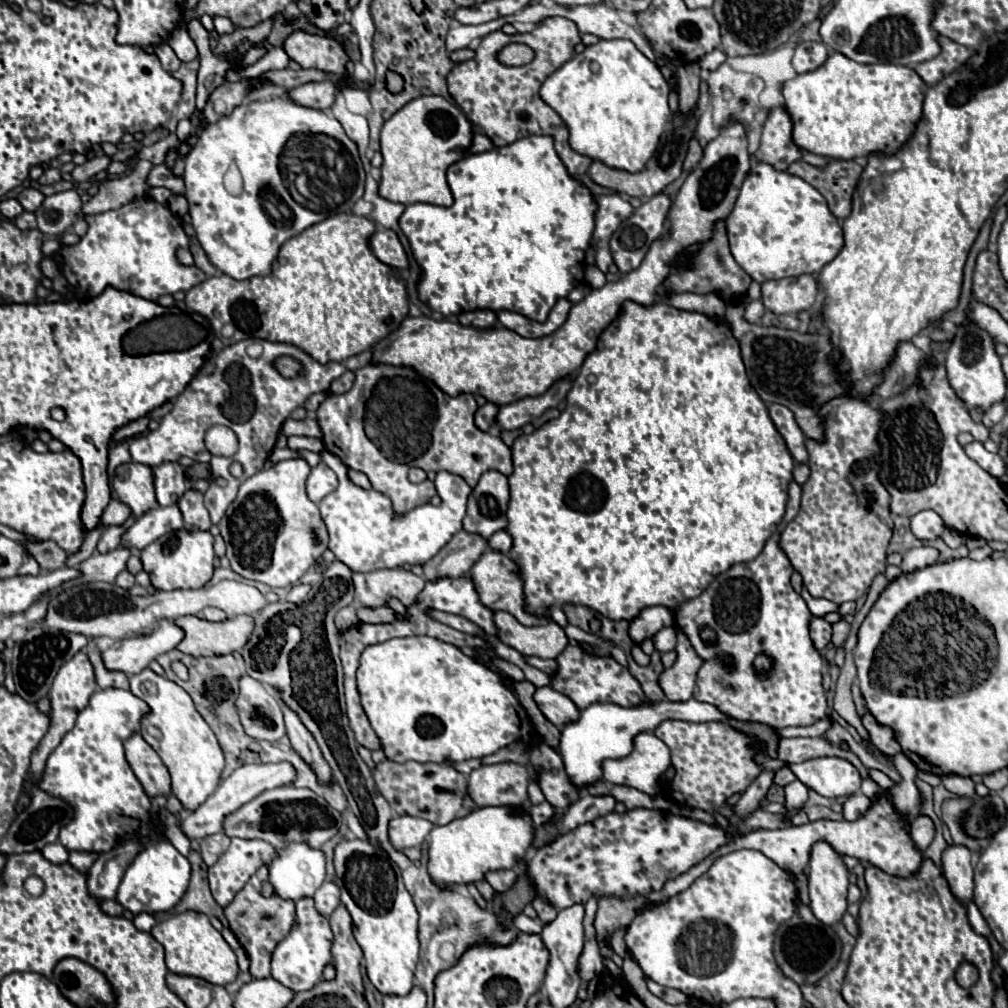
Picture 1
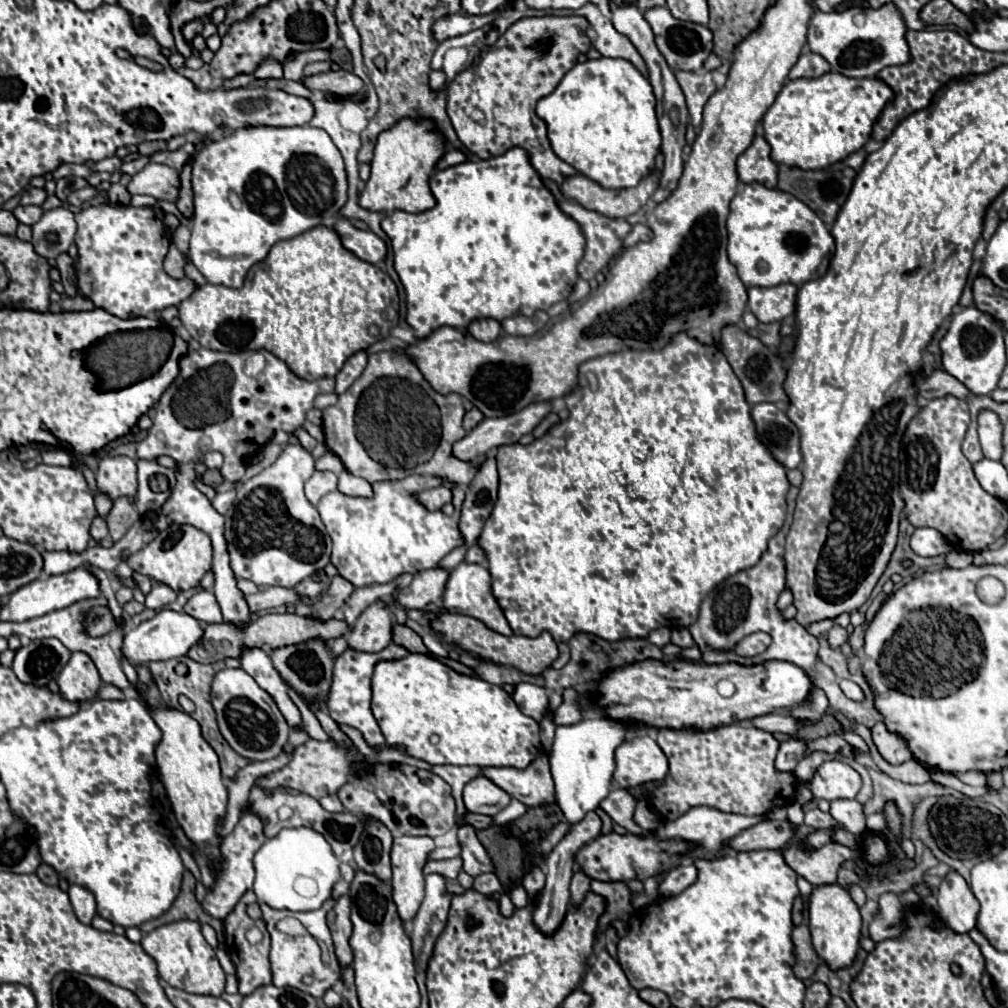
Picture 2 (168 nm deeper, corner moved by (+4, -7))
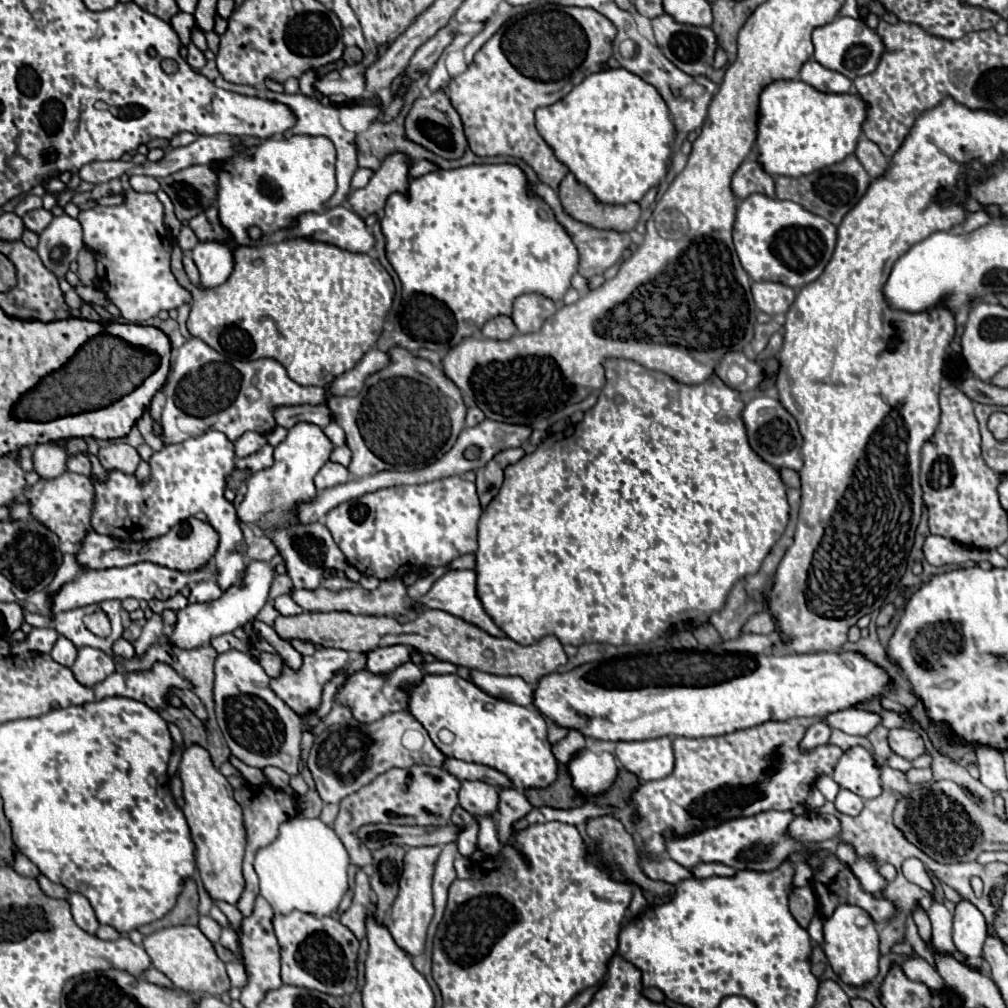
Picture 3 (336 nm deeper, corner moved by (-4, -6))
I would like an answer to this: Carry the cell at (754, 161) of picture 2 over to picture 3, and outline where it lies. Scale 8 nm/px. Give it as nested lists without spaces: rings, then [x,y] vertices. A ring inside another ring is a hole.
[[[746,160],[732,178],[732,192],[738,200],[748,198],[750,194],[764,194],[774,198],[774,178],[770,178],[770,174],[766,174],[758,162]]]

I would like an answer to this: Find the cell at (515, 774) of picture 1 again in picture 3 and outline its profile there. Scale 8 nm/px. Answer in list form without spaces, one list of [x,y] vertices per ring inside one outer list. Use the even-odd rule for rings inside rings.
[[[464,780],[460,788],[460,806],[470,814],[490,814],[498,808],[498,790],[480,780]]]

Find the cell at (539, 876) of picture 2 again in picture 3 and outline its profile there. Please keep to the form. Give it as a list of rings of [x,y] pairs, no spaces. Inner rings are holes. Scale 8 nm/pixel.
[[[498,788],[498,836],[502,838],[502,844],[512,842],[512,824],[520,820],[524,814],[532,810],[532,804],[524,796],[524,792],[514,788]]]

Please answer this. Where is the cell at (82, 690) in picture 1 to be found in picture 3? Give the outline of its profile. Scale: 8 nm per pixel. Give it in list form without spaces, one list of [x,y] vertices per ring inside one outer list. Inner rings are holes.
[[[86,646],[78,650],[78,658],[72,666],[72,672],[84,686],[94,686],[112,672],[116,672],[116,664],[106,652]]]

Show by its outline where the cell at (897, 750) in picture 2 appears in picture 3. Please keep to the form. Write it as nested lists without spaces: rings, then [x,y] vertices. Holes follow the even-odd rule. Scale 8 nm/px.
[[[908,728],[890,730],[888,742],[890,742],[890,748],[898,756],[904,756],[906,760],[914,760],[914,758],[926,754],[924,740],[922,740],[922,736],[916,730],[908,730]]]

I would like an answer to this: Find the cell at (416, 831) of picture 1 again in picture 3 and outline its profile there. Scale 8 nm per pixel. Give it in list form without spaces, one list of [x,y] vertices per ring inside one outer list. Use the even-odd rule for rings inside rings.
[[[422,846],[422,848],[410,848],[404,856],[404,872],[400,878],[400,892],[392,906],[390,916],[386,918],[384,926],[392,934],[394,942],[408,954],[408,956],[420,956],[424,952],[426,942],[426,930],[434,916],[432,906],[432,874],[434,864],[440,856],[440,846]]]

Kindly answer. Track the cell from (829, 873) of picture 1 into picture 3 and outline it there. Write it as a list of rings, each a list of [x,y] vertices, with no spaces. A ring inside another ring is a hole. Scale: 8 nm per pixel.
[[[838,906],[832,918],[824,920],[824,954],[832,970],[840,976],[840,980],[848,986],[864,986],[872,982],[878,974],[878,960],[880,960],[880,942],[876,924],[872,918],[858,906]]]

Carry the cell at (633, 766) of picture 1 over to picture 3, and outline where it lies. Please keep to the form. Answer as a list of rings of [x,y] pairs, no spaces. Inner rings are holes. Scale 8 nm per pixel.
[[[668,736],[642,742],[618,742],[616,756],[640,780],[666,778],[674,770],[672,740]]]

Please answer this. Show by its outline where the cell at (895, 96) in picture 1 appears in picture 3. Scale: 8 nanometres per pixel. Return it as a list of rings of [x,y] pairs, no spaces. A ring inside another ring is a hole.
[[[776,80],[762,90],[758,100],[756,160],[770,176],[790,176],[790,178],[798,178],[824,166],[838,164],[856,150],[858,138],[862,134],[862,118],[866,118],[866,110],[862,110],[862,102],[858,102],[858,96],[824,94],[814,90],[810,84],[802,80]]]

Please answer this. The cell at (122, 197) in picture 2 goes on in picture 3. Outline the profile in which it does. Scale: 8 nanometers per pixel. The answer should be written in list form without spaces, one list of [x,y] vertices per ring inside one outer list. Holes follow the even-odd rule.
[[[132,176],[130,186],[138,192],[158,192],[160,190],[158,180],[152,176]]]

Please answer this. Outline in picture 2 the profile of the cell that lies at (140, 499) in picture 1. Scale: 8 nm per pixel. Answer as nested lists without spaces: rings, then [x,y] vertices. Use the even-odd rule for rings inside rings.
[[[104,457],[98,461],[96,483],[100,493],[108,495],[112,501],[118,497],[134,499],[138,489],[136,461],[130,457]]]

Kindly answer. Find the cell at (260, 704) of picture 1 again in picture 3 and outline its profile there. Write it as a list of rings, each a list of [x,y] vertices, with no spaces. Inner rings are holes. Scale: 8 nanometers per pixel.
[[[228,650],[218,654],[214,674],[216,718],[230,752],[248,766],[276,766],[290,776],[300,774],[300,716],[270,690],[270,676],[264,668],[252,656],[240,650]]]

